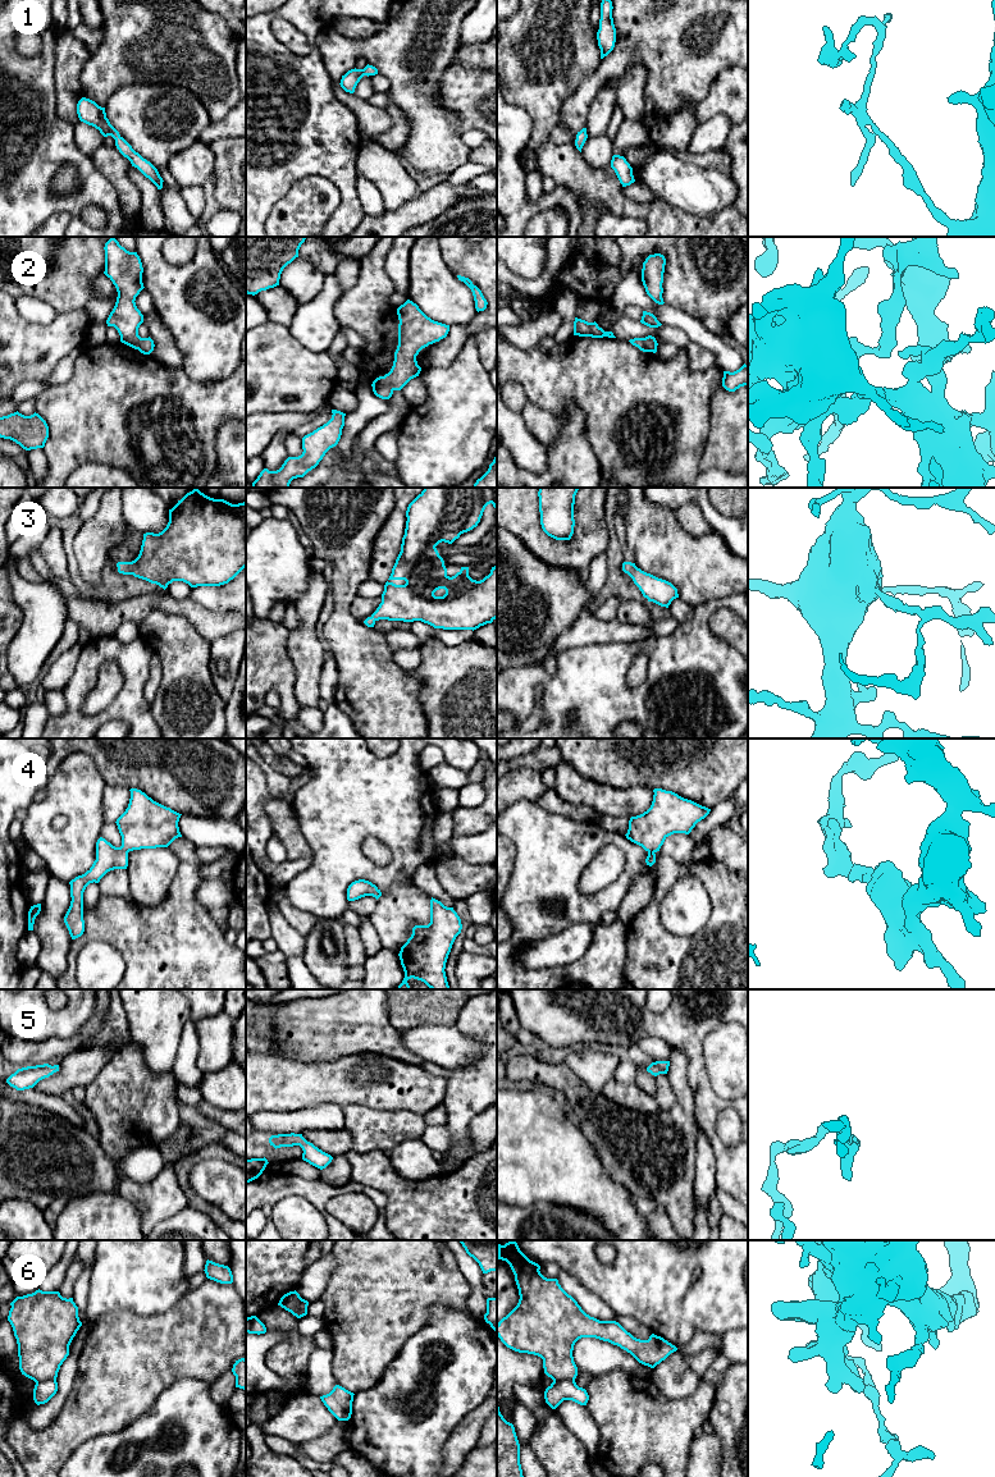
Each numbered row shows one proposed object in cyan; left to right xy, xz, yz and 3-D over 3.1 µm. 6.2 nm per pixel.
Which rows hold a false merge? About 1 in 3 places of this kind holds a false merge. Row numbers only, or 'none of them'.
6

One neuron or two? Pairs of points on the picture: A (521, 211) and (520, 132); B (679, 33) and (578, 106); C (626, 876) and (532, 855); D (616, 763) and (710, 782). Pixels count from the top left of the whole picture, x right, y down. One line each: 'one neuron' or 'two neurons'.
A: one neuron
B: one neuron
C: one neuron
D: one neuron

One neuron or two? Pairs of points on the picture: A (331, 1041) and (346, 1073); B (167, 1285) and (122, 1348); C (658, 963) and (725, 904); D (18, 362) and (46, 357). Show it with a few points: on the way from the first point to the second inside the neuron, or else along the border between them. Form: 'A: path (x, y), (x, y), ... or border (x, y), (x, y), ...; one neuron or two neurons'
A: border (369, 1051), (359, 1051), (333, 1060), (310, 1062); two neurons
B: border (173, 1306), (154, 1315), (115, 1311); two neurons
C: path (679, 959), (688, 951), (692, 951), (719, 924); one neuron
D: path (24, 357), (40, 357); one neuron

